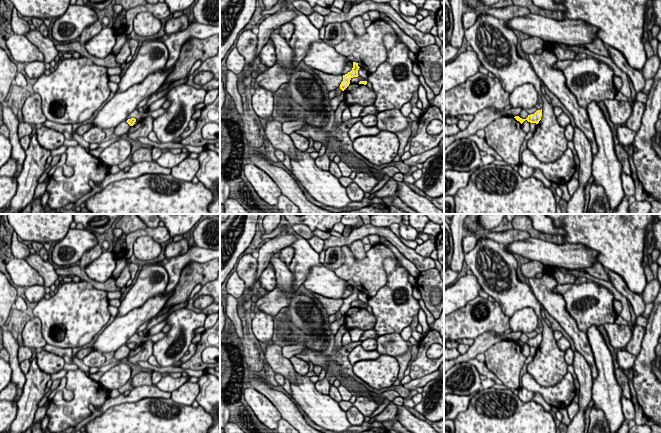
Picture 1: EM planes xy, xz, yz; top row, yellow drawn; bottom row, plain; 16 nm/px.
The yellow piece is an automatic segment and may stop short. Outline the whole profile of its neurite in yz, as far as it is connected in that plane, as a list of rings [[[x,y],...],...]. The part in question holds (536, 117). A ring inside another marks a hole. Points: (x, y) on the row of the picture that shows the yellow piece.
[[[542,109],[541,110],[537,110],[534,114],[528,115],[528,117],[526,119],[522,119],[519,116],[515,116],[514,118],[519,121],[521,124],[527,120],[530,123],[536,123],[538,124],[539,121],[541,120],[542,117]]]

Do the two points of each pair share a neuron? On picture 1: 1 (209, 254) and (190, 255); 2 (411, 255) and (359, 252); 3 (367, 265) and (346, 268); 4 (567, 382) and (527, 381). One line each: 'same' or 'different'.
1: same
2: different
3: same
4: same

